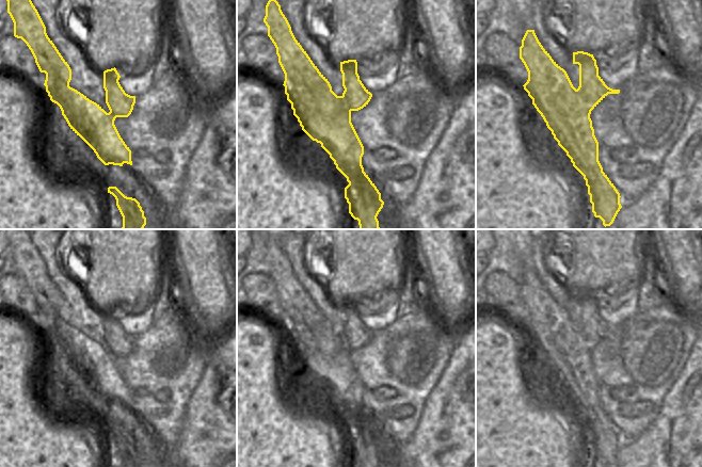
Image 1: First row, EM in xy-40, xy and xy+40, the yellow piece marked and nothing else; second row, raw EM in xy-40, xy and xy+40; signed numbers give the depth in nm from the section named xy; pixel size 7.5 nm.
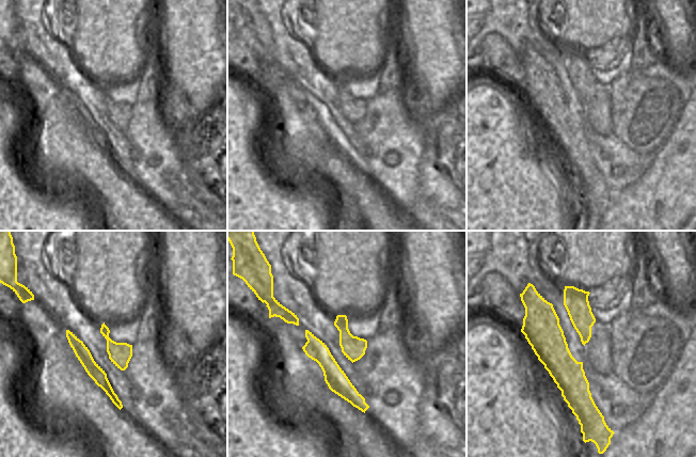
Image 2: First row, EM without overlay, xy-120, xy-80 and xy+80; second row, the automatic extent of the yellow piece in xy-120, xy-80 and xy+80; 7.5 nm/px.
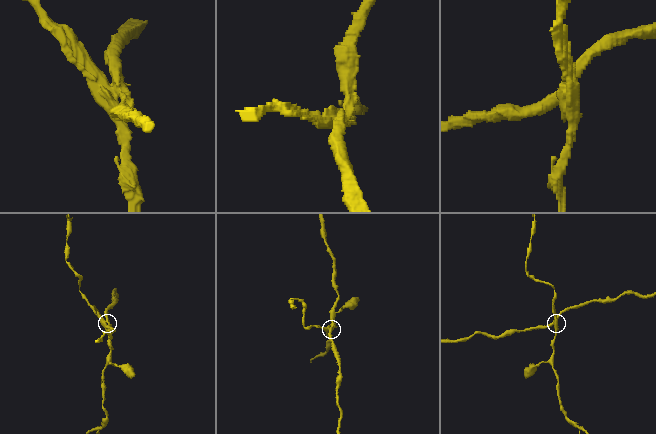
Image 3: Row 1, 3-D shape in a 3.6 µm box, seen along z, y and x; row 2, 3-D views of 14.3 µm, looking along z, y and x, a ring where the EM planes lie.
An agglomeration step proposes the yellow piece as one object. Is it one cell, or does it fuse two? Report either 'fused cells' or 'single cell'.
fused cells

